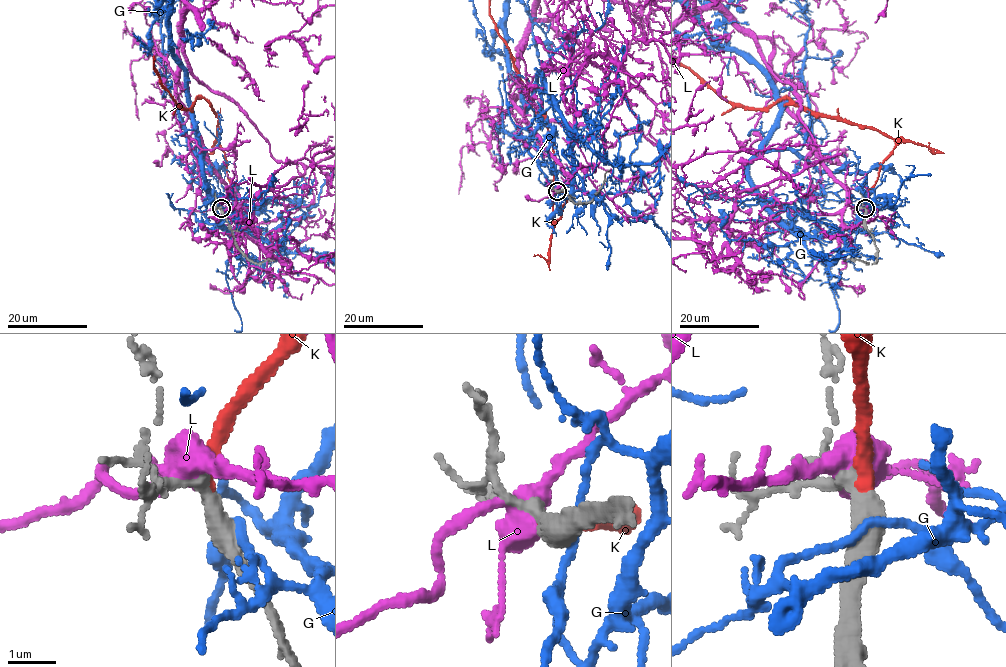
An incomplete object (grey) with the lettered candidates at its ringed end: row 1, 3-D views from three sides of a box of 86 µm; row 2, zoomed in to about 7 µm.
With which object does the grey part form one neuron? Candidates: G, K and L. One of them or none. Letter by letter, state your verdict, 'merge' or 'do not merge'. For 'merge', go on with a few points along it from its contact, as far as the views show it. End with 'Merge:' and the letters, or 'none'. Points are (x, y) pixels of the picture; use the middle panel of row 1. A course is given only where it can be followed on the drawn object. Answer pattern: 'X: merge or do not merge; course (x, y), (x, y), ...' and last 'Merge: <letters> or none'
G: do not merge
K: merge
L: do not merge
Merge: K

